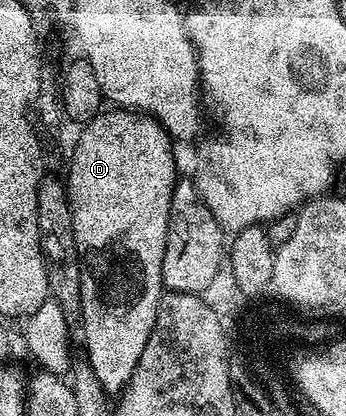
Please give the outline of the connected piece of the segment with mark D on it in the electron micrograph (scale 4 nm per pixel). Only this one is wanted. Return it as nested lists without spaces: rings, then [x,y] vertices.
[[[111,110],[115,112],[100,111],[98,116],[94,116],[86,124],[82,125],[83,133],[75,149],[69,152],[71,158],[71,169],[65,175],[65,185],[67,198],[70,202],[72,212],[73,238],[76,240],[76,248],[79,251],[79,260],[82,264],[80,274],[81,292],[80,304],[83,310],[83,321],[81,333],[83,332],[83,344],[87,347],[86,363],[92,368],[97,381],[108,394],[118,394],[133,378],[133,370],[137,370],[137,362],[141,358],[141,350],[145,350],[145,342],[149,342],[149,334],[155,325],[157,310],[159,309],[159,299],[165,295],[163,279],[161,278],[161,262],[165,258],[165,238],[169,230],[169,210],[171,209],[171,199],[173,190],[177,183],[175,176],[175,152],[171,135],[166,132],[161,125],[151,116],[145,116],[142,112],[132,112],[130,110]]]

